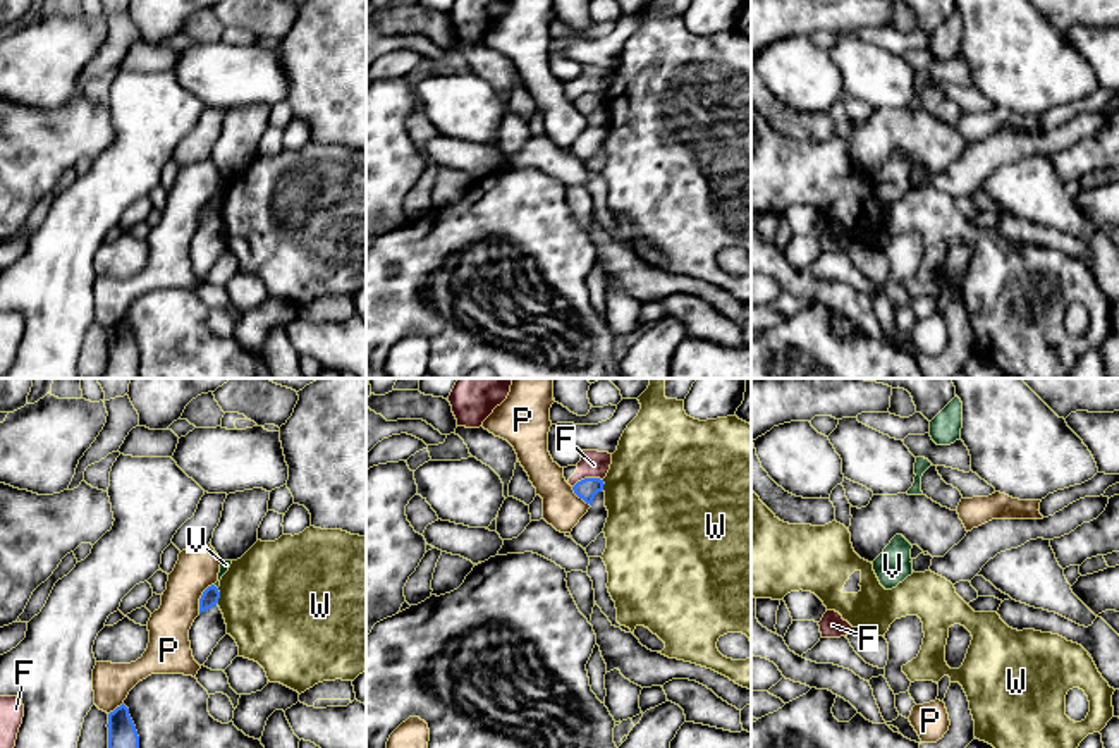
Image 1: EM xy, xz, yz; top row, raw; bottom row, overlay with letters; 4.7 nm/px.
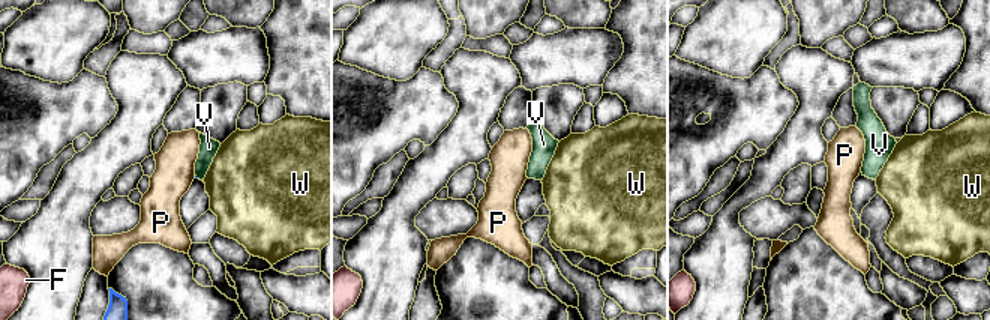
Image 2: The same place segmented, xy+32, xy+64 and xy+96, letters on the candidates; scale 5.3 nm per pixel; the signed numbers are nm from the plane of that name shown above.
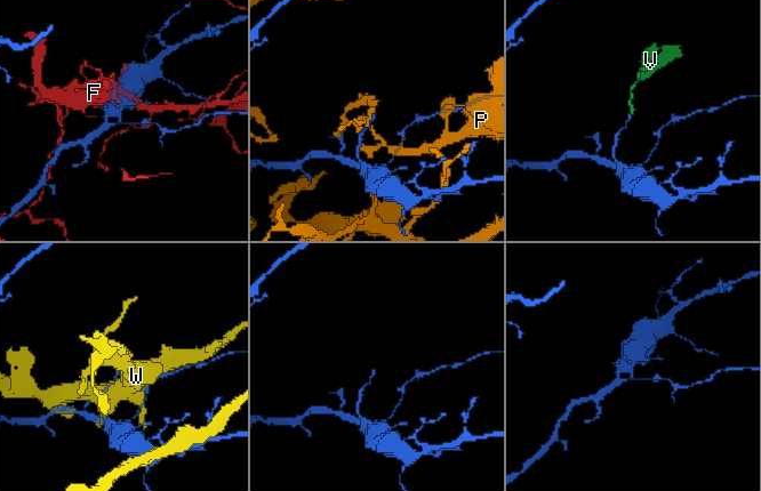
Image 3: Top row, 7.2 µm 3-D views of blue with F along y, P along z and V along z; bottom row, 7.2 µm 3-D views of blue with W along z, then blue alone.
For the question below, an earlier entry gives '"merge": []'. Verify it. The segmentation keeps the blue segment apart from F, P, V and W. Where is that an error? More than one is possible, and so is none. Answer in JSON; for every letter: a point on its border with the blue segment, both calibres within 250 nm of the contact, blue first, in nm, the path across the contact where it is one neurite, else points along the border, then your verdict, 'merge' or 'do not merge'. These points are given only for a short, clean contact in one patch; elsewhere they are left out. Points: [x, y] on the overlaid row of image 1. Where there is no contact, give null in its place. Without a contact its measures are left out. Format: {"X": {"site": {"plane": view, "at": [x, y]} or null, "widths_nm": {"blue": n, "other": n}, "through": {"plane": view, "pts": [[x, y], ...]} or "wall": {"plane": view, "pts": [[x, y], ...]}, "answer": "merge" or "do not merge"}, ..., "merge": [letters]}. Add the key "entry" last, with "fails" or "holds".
{"F": {"site": {"plane": "xz", "at": [587, 478]}, "widths_nm": {"blue": 100, "other": 130}, "answer": "do not merge"}, "P": {"site": {"plane": "xy", "at": [201, 597]}, "widths_nm": {"blue": 80, "other": 200}, "answer": "do not merge"}, "V": {"site": {"plane": "xy", "at": [215, 587]}, "widths_nm": {"blue": 80, "other": 50}, "wall": {"plane": "xy", "pts": [[214, 585], [217, 588]]}, "answer": "do not merge"}, "W": {"site": {"plane": "xy", "at": [219, 597]}, "widths_nm": {"blue": 80, "other": 480}, "answer": "do not merge"}, "merge": [], "entry": "holds"}

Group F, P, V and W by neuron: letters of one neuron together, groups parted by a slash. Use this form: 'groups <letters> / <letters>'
groups F / P / V / W

